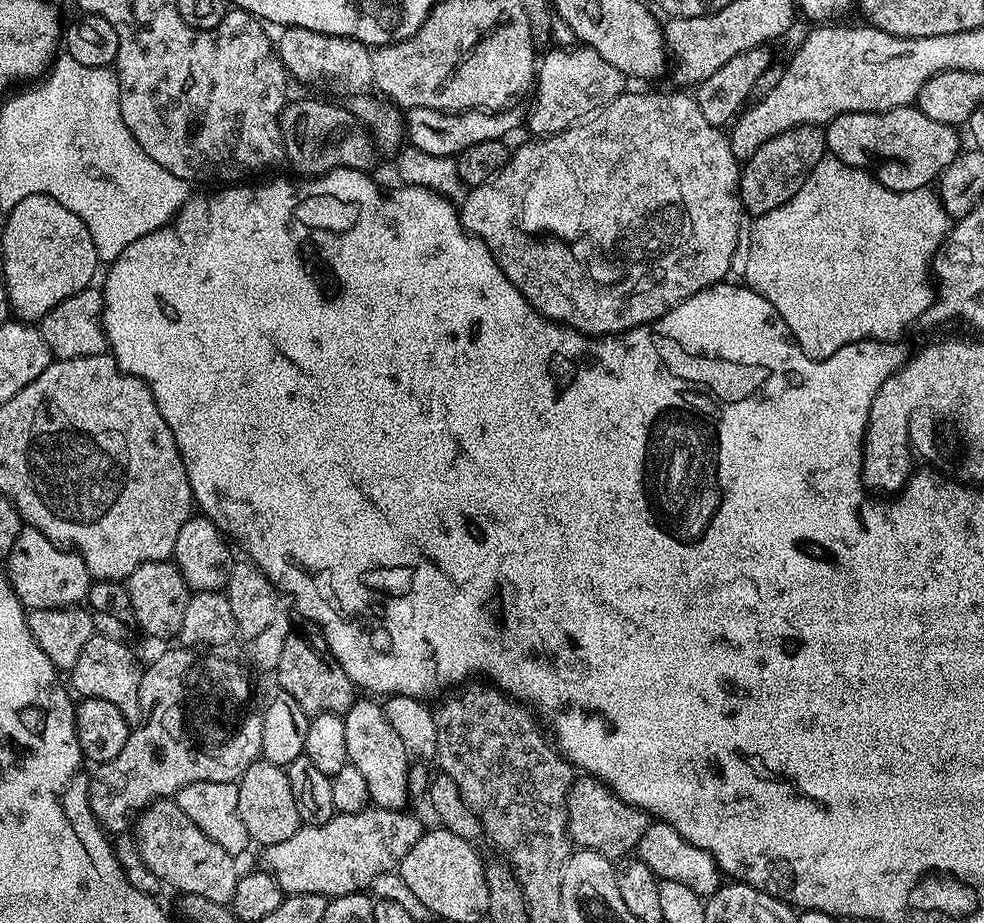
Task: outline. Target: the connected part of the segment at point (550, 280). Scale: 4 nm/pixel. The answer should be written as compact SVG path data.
M632 90L625 91L624 95L612 104L605 104L602 111L597 112L595 116L579 123L574 128L568 128L565 132L557 132L554 136L546 136L543 138L529 139L529 144L524 144L520 149L513 151L509 155L506 166L502 166L502 170L493 176L491 180L487 182L481 182L471 189L472 192L464 200L464 208L459 209L460 223L468 229L469 233L477 238L488 247L494 254L494 258L498 262L498 266L506 274L506 278L510 278L510 282L516 287L519 292L524 295L526 302L531 308L536 309L548 320L555 320L557 324L564 324L568 328L575 328L578 332L583 332L585 336L610 336L617 332L626 332L629 328L632 328L632 322L638 320L638 316L630 316L628 312L620 312L620 296L608 296L608 284L606 284L606 276L604 276L604 258L610 258L612 252L616 252L614 248L618 246L634 246L634 244L644 244L644 246L670 246L670 244L678 244L678 246L686 246L686 288L697 288L698 291L706 290L712 287L714 284L721 283L725 279L724 275L729 275L732 272L732 259L735 256L735 248L738 246L738 230L739 222L742 219L742 209L740 207L740 174L742 171L741 165L738 163L736 155L732 152L732 147L728 141L728 136L725 135L717 125L706 122L705 116L702 114L702 110L698 110L698 102L695 95L688 94L683 96L680 92L632 92Z

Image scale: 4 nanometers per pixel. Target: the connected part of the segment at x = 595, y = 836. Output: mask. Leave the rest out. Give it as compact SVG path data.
M580 778L568 789L568 839L576 848L589 848L609 858L623 858L639 845L642 834L648 829L650 817L647 812L632 807L618 798L612 789L591 778Z

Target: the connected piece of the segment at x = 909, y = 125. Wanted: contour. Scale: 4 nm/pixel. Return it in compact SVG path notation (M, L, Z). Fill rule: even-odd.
M919 107L891 108L885 112L851 112L835 116L824 128L827 151L852 168L871 170L876 179L895 192L928 188L962 151L960 136L951 124L926 118Z

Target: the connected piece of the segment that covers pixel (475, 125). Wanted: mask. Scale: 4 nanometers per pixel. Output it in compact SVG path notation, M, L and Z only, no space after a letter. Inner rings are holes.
M409 108L406 112L406 140L411 147L430 155L459 157L478 142L504 140L512 128L521 127L522 116L513 110L498 112L439 112L429 108Z

